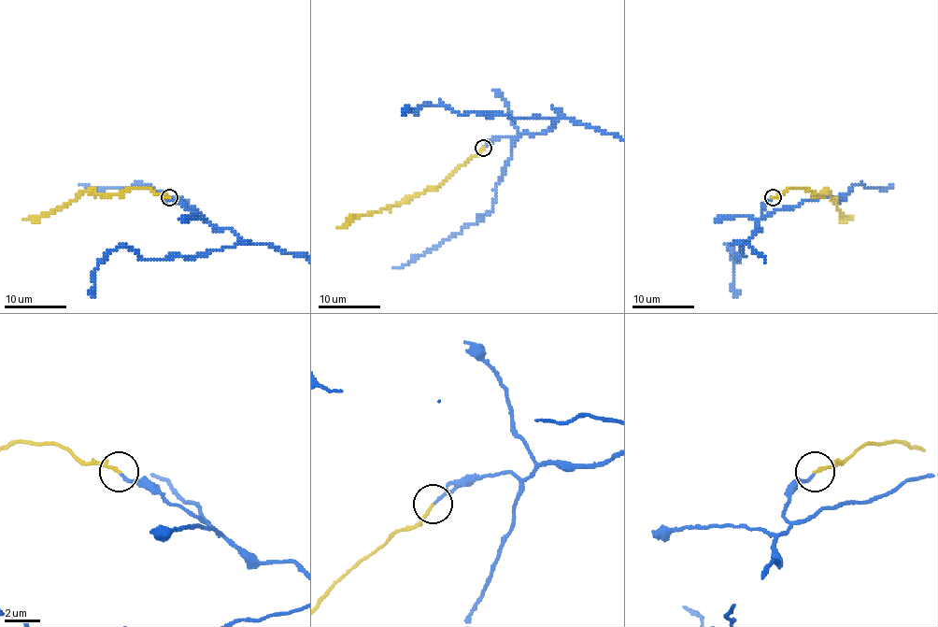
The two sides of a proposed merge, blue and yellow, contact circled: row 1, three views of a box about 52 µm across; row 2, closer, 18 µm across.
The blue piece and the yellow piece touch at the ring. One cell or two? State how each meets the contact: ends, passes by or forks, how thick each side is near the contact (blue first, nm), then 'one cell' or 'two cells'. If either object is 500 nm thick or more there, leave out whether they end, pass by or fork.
blue ends there; yellow ends there; 160 nm thick on the blue side, 160 nm on the other; one cell

